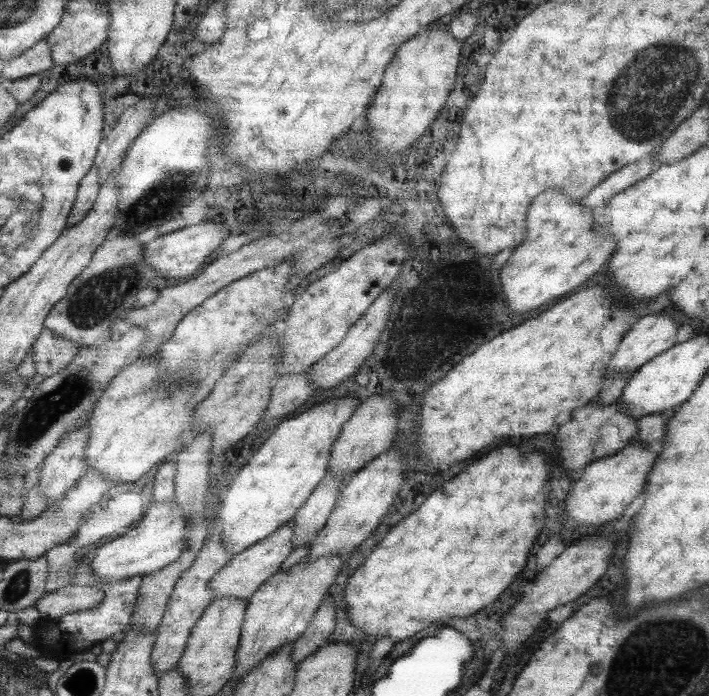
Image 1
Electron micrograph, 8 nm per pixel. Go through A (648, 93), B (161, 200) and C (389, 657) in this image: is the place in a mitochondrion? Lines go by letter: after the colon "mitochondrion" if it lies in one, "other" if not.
A: mitochondrion
B: mitochondrion
C: other

